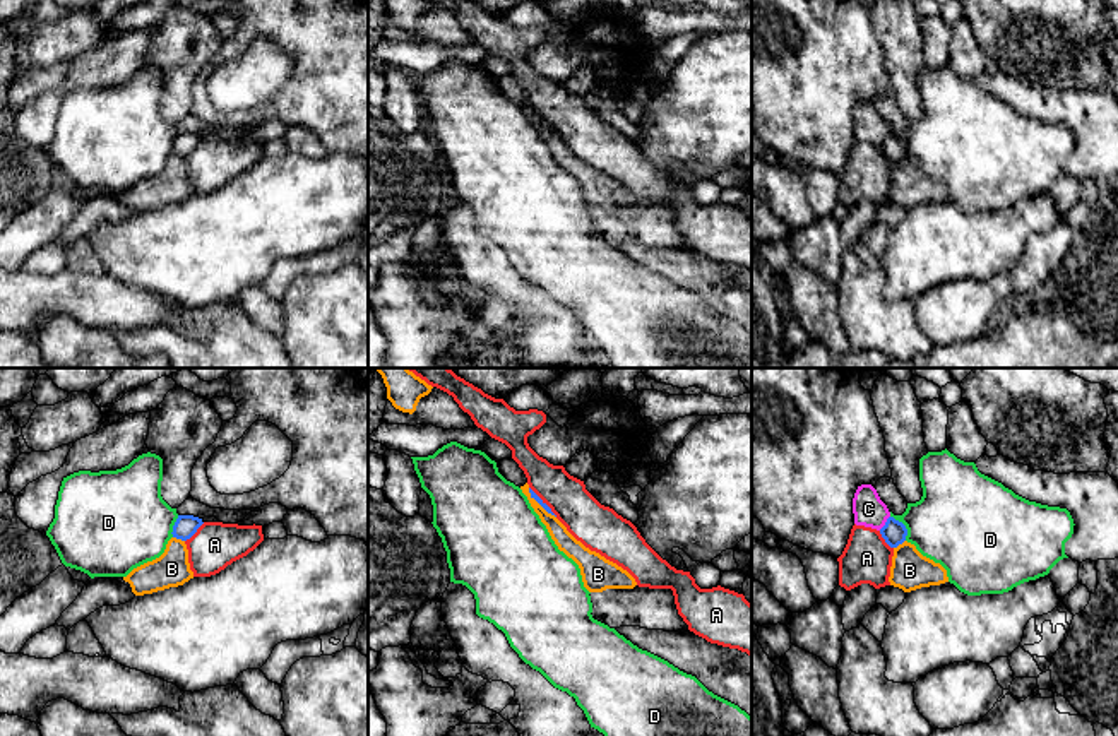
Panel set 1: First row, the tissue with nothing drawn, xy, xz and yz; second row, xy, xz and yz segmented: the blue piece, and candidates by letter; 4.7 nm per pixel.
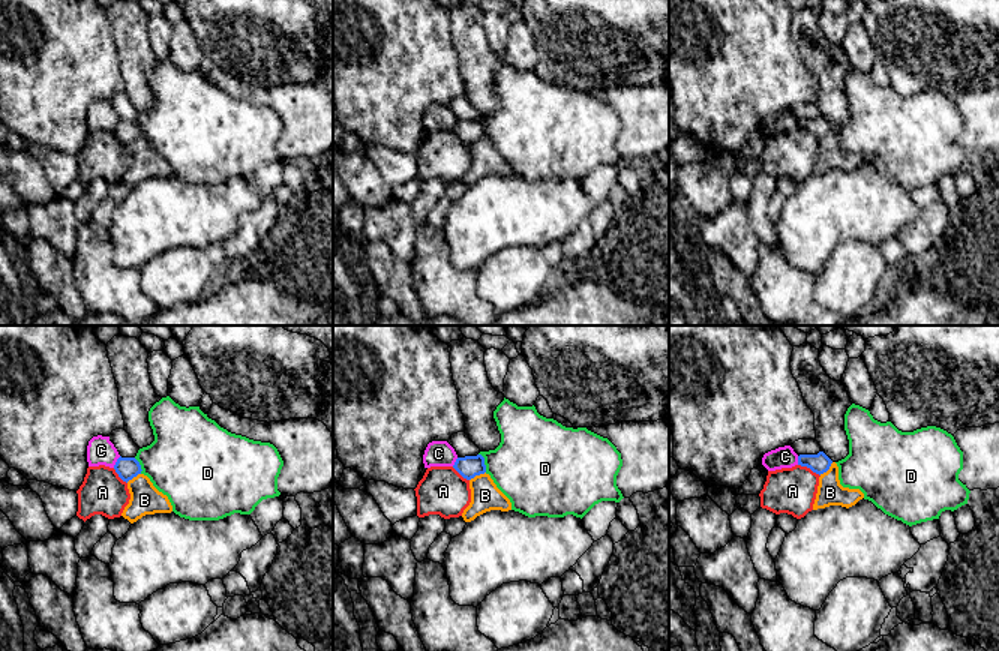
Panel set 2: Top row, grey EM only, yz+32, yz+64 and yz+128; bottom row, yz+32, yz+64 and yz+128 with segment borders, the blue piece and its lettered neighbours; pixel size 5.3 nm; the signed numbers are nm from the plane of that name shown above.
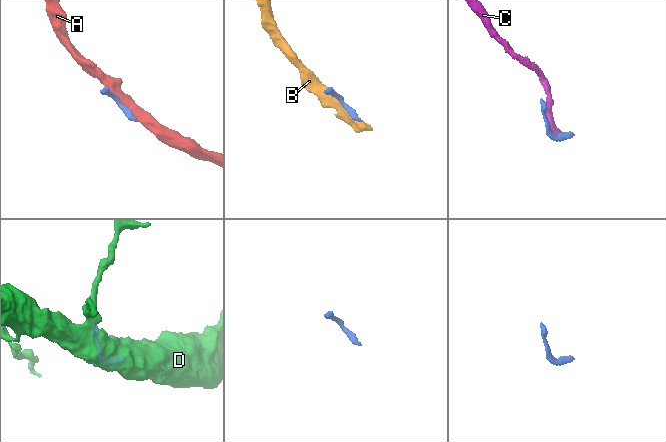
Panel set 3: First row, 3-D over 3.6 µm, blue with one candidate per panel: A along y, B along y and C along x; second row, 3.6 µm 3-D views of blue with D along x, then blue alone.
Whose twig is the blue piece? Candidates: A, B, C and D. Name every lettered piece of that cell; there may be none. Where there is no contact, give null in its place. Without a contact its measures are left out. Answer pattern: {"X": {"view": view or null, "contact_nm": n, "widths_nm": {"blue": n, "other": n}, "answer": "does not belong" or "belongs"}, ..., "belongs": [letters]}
{"A": {"view": "xy", "contact_nm": 130, "widths_nm": {"blue": 110, "other": 220}, "answer": "does not belong"}, "B": {"view": "xy", "contact_nm": 60, "widths_nm": {"blue": 110, "other": 170}, "answer": "belongs"}, "C": {"view": "yz", "contact_nm": 90, "widths_nm": {"blue": 120, "other": 150}, "answer": "does not belong"}, "D": {"view": "yz", "contact_nm": 140, "widths_nm": {"blue": 120, "other": 420}, "answer": "does not belong"}, "belongs": ["B"]}

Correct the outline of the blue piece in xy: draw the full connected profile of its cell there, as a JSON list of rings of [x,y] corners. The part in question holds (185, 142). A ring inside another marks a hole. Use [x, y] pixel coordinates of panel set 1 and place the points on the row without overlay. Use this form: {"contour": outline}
{"contour": [[[178,132],[171,149],[173,154],[168,157],[164,169],[123,193],[135,212],[178,204],[193,195],[185,157],[190,156],[202,140],[199,134]]]}

